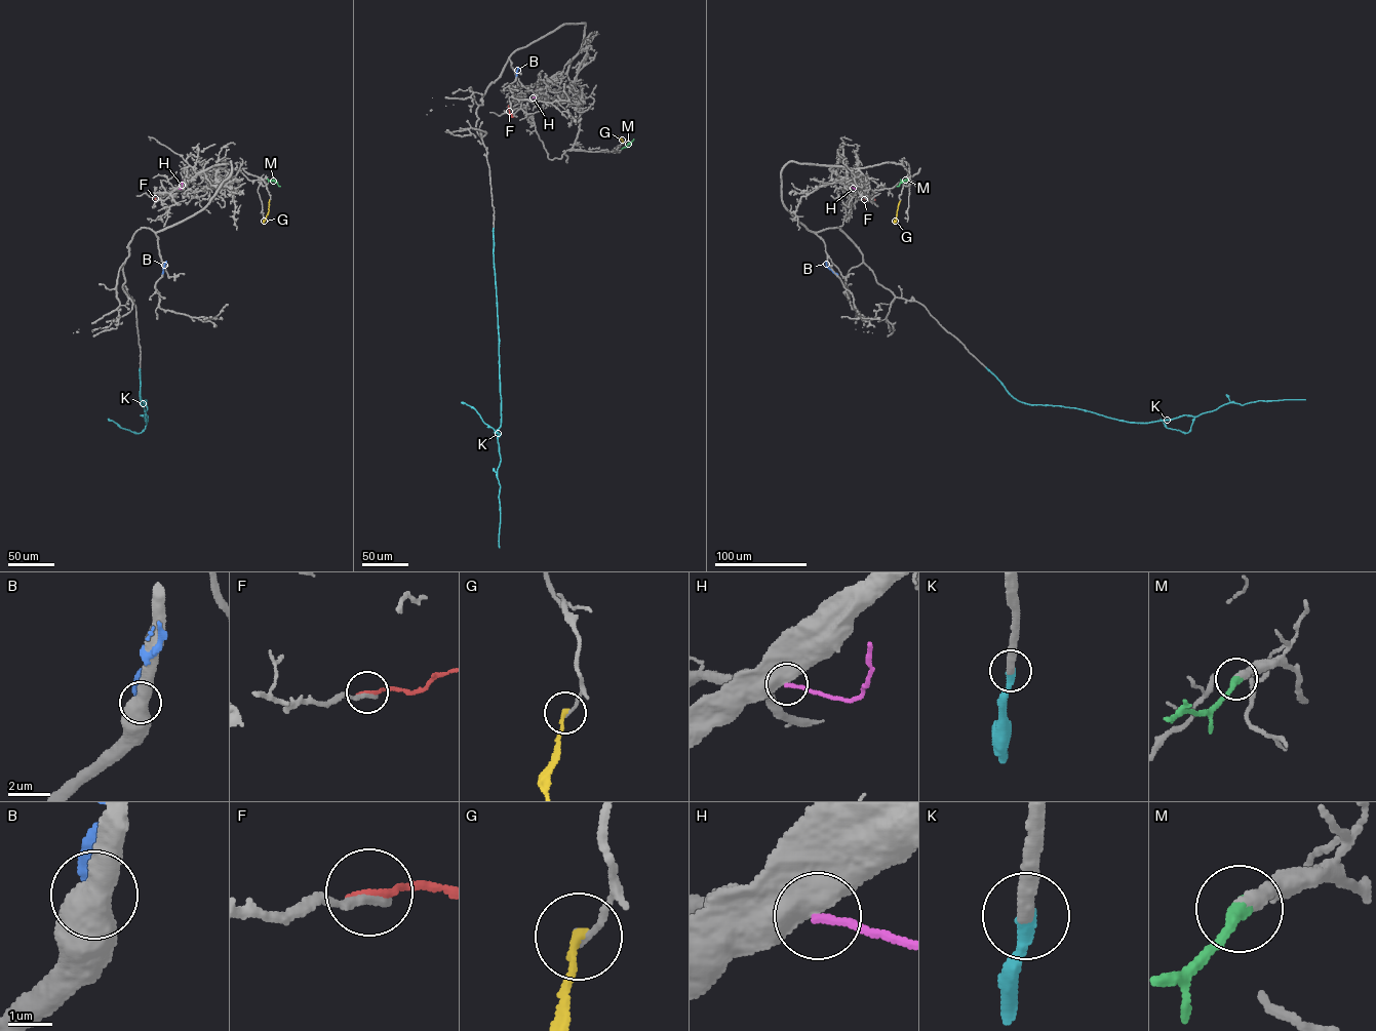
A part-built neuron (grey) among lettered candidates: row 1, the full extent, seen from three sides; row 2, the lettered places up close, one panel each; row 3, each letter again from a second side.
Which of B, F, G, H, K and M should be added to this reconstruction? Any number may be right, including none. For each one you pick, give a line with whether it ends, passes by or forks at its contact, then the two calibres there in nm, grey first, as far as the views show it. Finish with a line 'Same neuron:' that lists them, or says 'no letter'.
K: it ends there; 380 nm thick on the grey side, 400 nm on the other
M: it ends there; 320 nm thick on the grey side, 360 nm on the other
Same neuron: K, M

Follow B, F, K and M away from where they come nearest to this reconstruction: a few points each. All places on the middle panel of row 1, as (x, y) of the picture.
B: (515, 80), (519, 68)
F: (509, 104), (510, 115), (514, 116)
K: (494, 228), (501, 399), (501, 423), (497, 431), (501, 458), (497, 477), (500, 485), (499, 548)
M: (621, 150), (633, 139)

